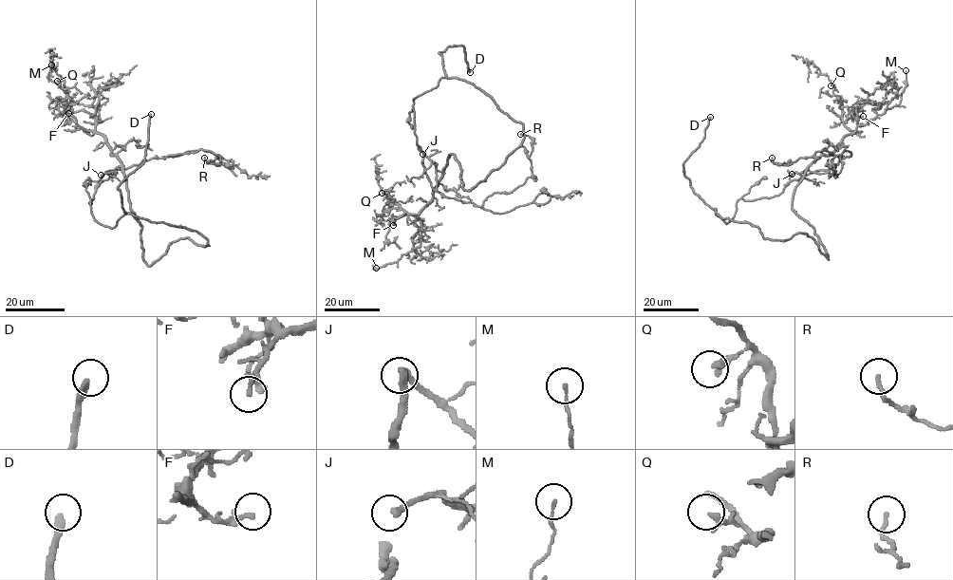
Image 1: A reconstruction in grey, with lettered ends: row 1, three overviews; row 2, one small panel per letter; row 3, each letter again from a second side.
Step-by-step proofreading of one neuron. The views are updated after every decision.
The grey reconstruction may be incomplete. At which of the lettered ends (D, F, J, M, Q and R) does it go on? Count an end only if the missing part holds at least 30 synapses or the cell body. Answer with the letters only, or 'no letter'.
D, J

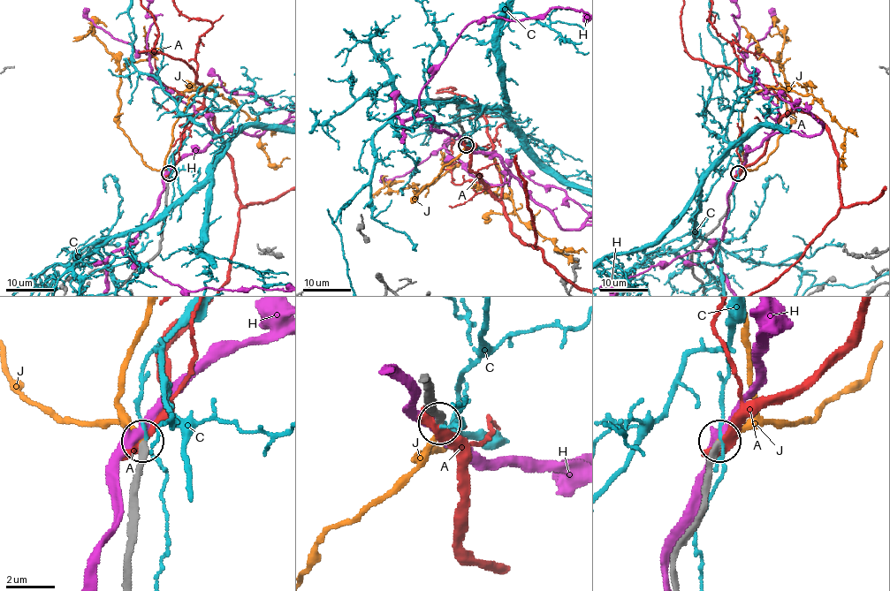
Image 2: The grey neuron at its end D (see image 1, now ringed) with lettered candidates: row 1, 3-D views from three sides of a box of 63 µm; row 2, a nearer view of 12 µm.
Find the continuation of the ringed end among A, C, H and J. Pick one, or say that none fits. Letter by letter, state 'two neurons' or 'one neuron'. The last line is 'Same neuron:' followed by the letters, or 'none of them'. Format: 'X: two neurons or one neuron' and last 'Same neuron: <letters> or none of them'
A: two neurons
C: two neurons
H: two neurons
J: one neuron
Same neuron: J

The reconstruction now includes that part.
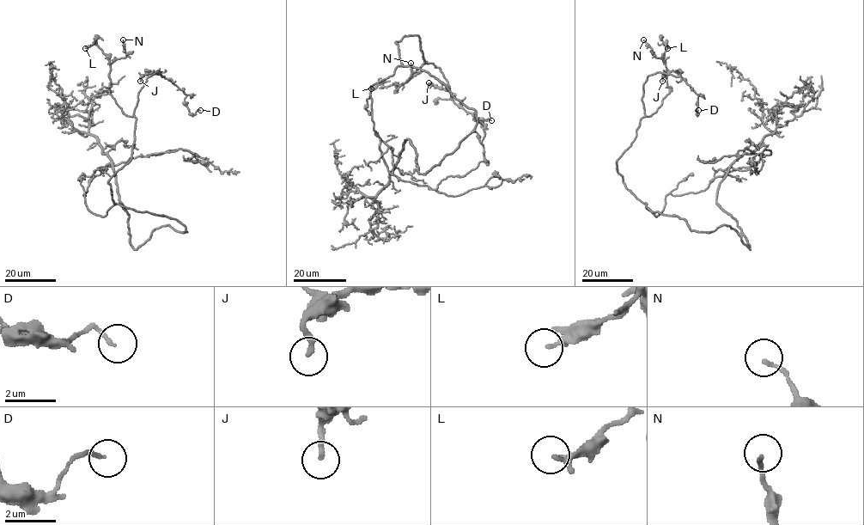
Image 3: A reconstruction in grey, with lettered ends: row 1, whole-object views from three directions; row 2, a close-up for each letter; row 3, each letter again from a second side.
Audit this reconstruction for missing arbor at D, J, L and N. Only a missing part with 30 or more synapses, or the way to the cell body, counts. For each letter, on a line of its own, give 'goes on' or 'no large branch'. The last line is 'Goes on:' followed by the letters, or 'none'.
D: no large branch
J: no large branch
L: no large branch
N: no large branch
Goes on: none

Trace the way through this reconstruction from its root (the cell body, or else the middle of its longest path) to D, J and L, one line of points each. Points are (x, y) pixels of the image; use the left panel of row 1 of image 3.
D: (177, 221), (115, 204), (107, 181), (130, 159), (148, 77), (168, 78), (189, 112), (200, 110)
J: (177, 221), (112, 198), (107, 181), (130, 159), (138, 92), (160, 74), (140, 81)
L: (177, 221), (113, 202), (107, 181), (130, 159), (136, 118), (109, 93), (109, 58), (94, 42), (85, 48)

